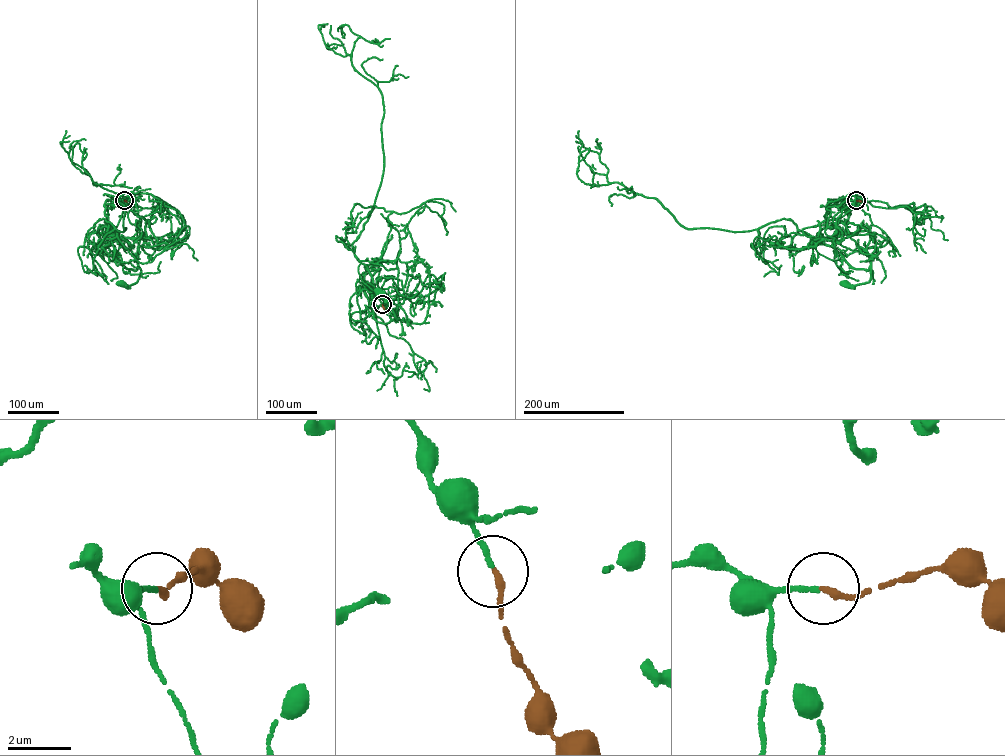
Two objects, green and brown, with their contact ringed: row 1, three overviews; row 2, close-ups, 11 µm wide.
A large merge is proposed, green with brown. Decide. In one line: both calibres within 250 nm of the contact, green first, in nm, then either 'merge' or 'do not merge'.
calibres 140 and 200 nm; merge

